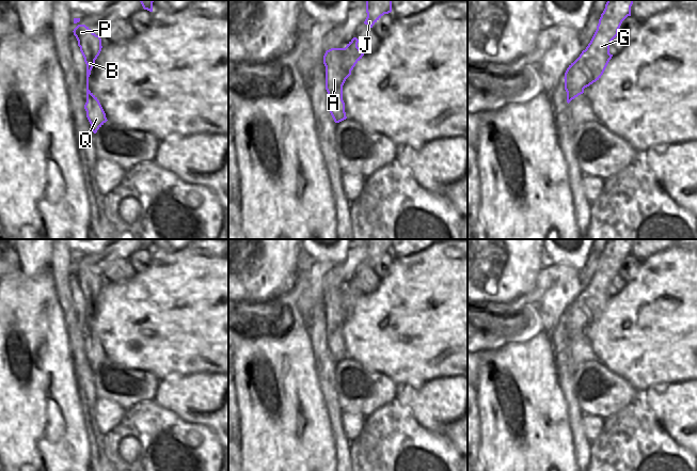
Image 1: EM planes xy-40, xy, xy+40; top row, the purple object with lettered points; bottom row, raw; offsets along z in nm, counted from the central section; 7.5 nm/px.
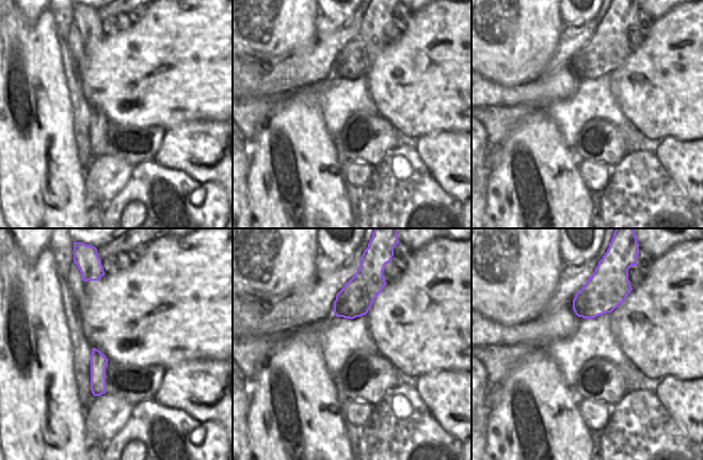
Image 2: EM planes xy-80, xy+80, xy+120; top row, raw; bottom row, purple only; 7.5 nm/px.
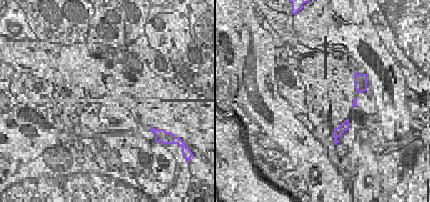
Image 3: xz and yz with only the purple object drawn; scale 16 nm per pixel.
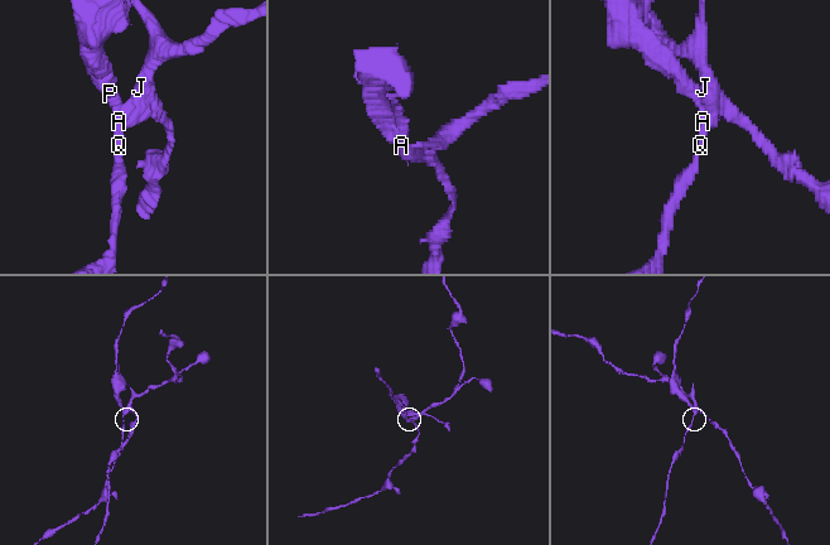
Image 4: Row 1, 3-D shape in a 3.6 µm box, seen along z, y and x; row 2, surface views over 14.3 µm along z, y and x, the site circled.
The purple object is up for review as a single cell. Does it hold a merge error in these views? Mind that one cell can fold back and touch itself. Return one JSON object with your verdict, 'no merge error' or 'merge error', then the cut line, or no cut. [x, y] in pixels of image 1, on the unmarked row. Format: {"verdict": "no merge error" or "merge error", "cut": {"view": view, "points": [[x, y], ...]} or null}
{"verdict": "merge error", "cut": {"view": "xy", "points": [[343, 287], [343, 311], [347, 316]]}}

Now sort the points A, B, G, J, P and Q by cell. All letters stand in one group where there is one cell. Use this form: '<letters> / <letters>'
A B P Q / G J

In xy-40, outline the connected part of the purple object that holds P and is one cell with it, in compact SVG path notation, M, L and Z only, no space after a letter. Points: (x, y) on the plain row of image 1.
M78 264L73 271L78 280L78 285L80 286L80 291L86 303L86 342L84 348L86 350L86 357L91 363L91 370L96 373L97 370L108 360L99 340L89 329L89 316L95 303L95 299L102 287L101 278L85 264Z

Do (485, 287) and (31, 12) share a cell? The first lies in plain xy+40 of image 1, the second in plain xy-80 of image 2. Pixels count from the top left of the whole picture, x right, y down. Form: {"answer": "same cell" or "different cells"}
{"answer": "same cell"}

